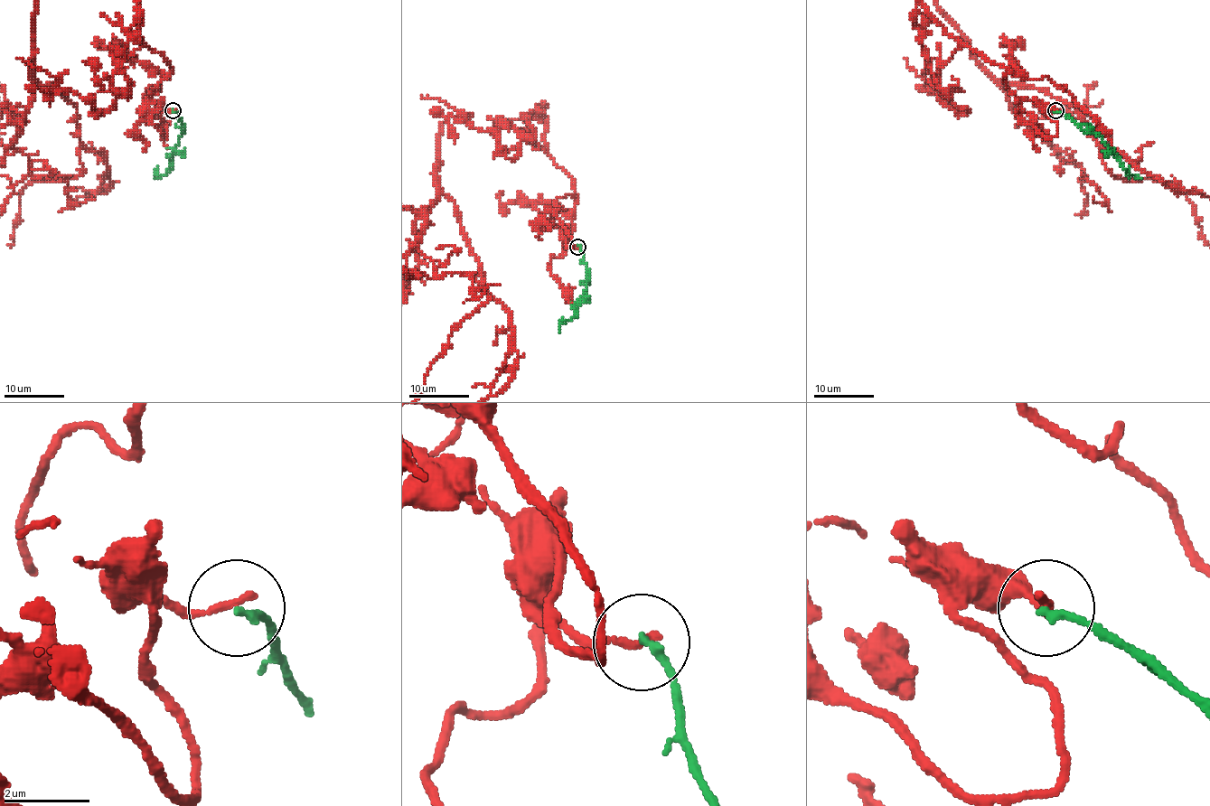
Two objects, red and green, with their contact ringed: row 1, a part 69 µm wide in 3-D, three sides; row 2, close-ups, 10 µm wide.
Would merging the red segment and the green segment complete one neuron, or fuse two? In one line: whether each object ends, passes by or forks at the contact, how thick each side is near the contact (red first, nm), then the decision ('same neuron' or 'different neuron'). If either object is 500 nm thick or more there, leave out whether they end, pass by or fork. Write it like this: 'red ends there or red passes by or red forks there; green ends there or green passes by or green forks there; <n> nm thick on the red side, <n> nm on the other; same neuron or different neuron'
red ends there; green ends there; 190 nm thick on the red side, 190 nm on the other; different neuron

